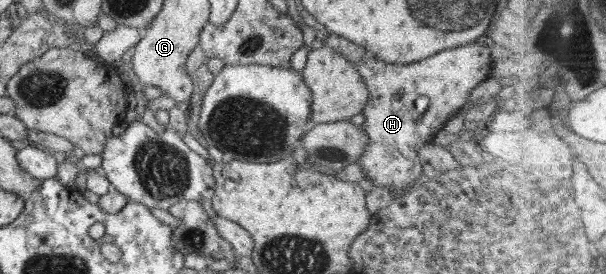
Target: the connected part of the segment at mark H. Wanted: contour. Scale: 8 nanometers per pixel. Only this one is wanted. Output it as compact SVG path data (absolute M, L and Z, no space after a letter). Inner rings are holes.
M478 42L442 50L433 56L408 65L373 60L369 54L366 54L356 64L356 69L364 78L370 92L367 104L362 110L365 114L365 122L360 126L367 136L368 145L358 158L357 163L364 168L365 179L373 180L377 187L390 189L391 186L395 186L397 190L401 186L411 186L423 174L421 163L419 163L419 148L432 142L433 135L443 129L446 121L451 119L456 110L460 110L463 104L468 101L467 97L471 90L492 74L505 73L496 60L496 53L490 51L487 45L481 45ZM421 96L429 98L429 106L425 112L420 114L415 107L415 100Z

